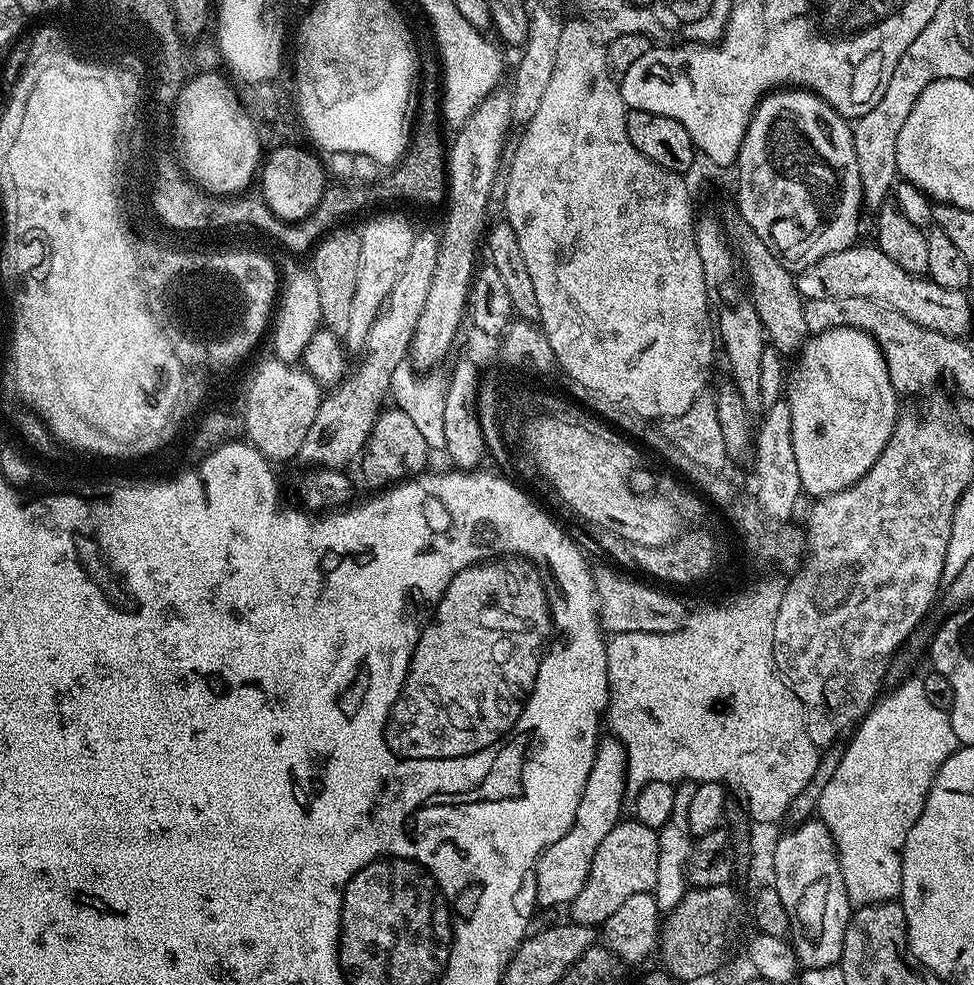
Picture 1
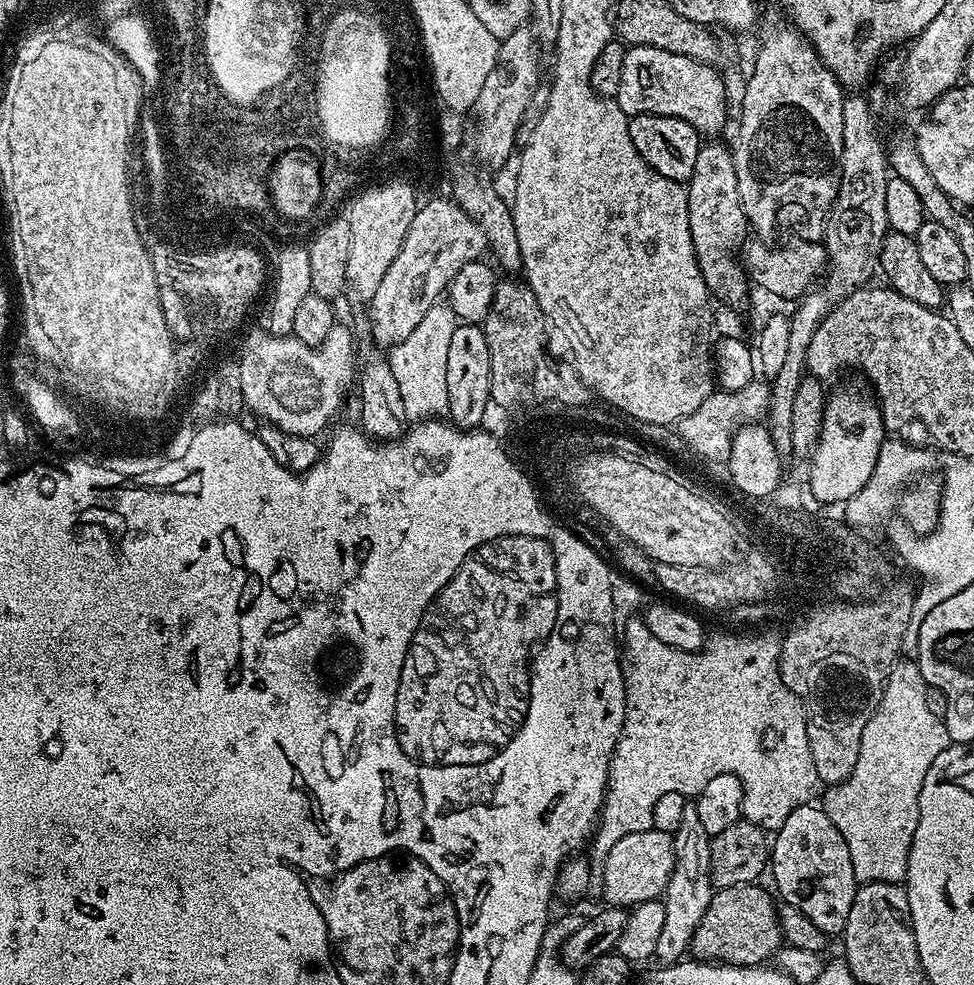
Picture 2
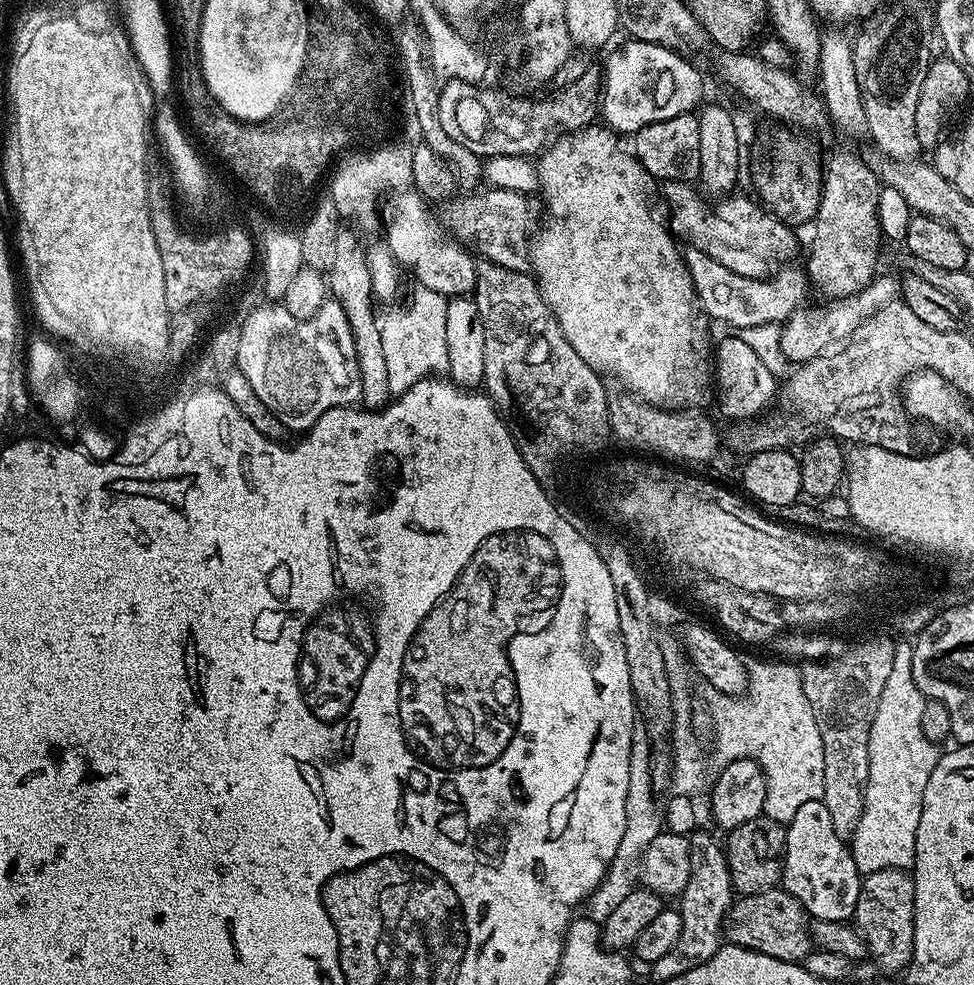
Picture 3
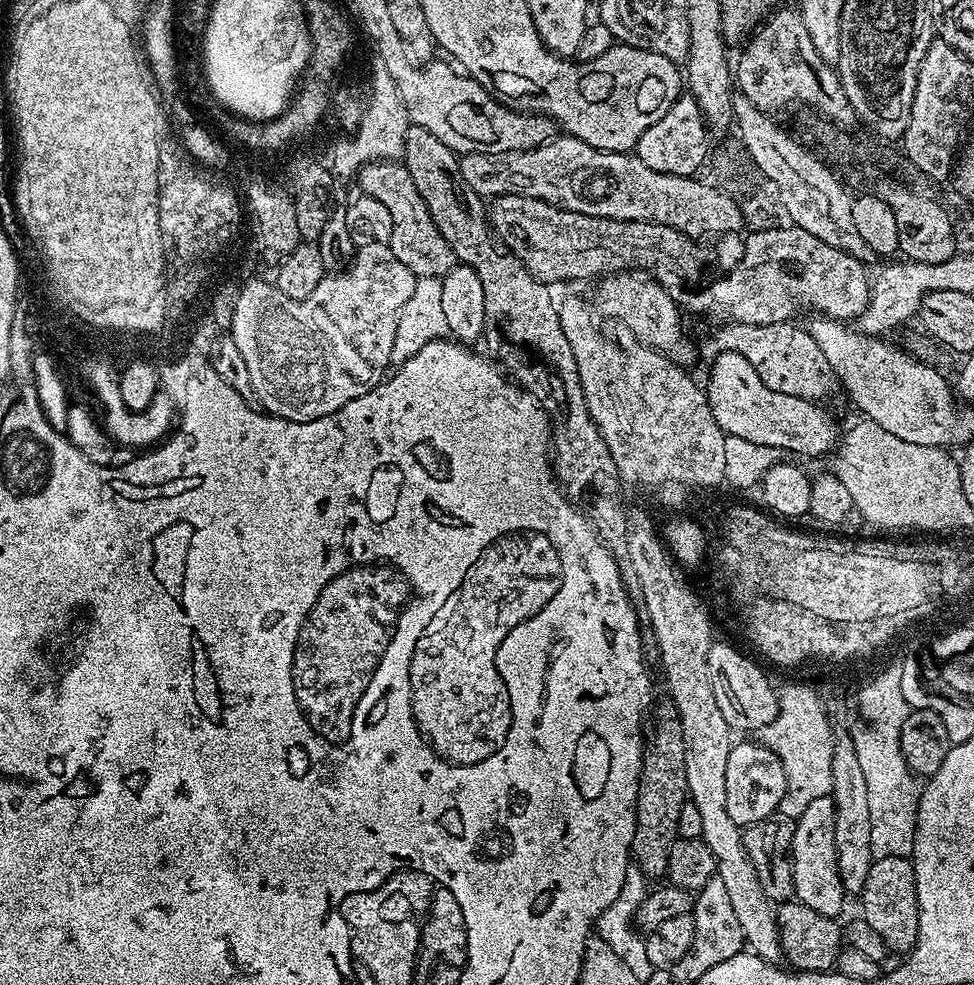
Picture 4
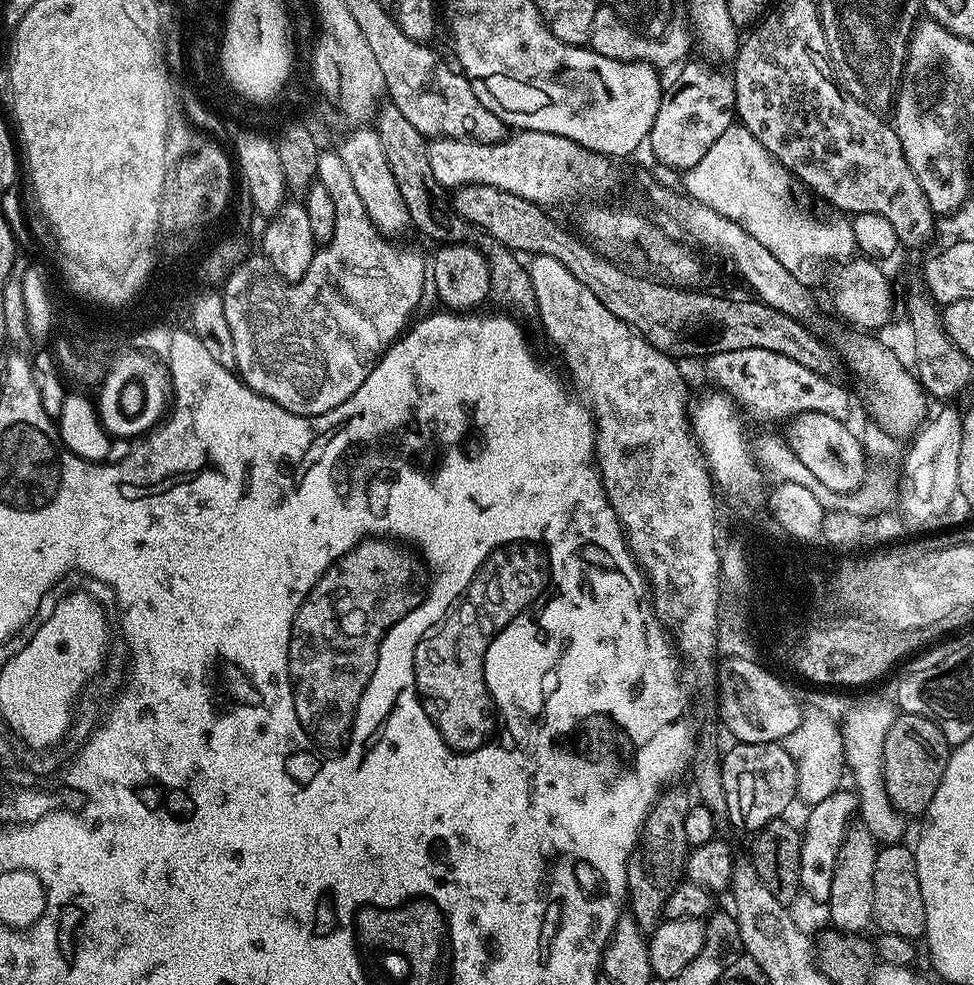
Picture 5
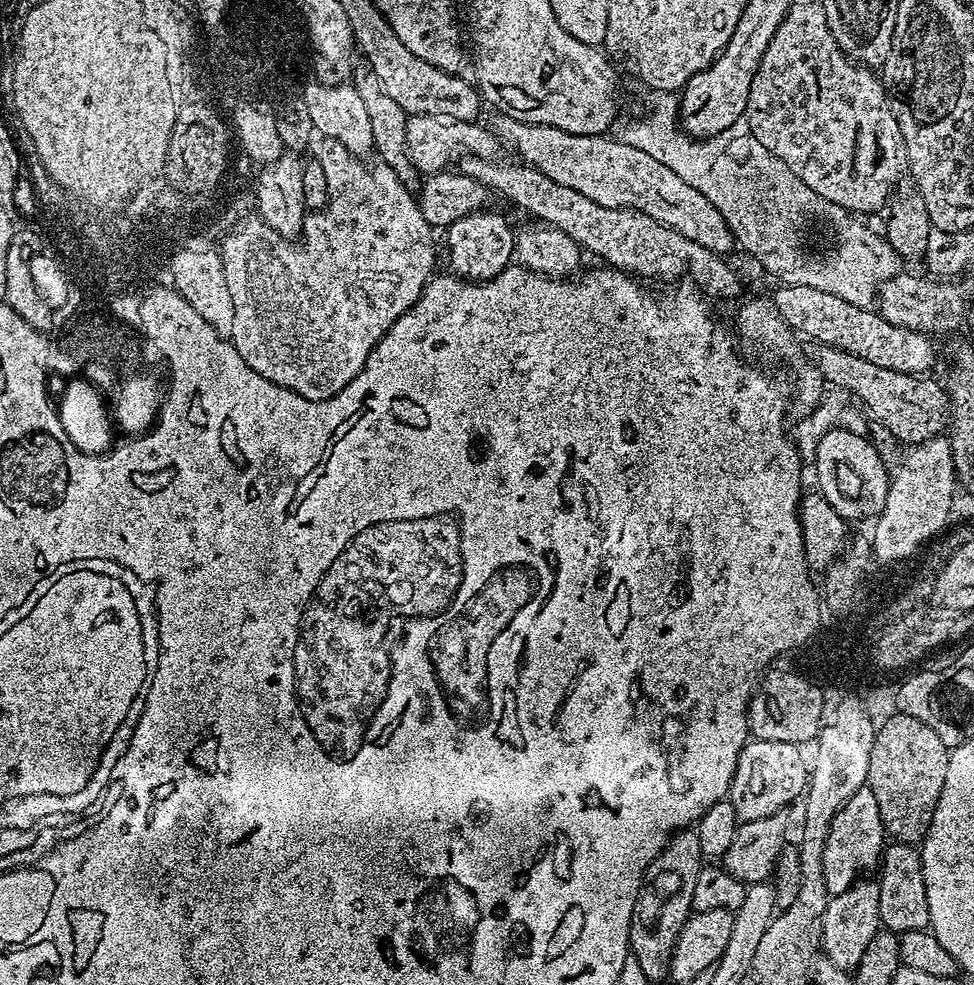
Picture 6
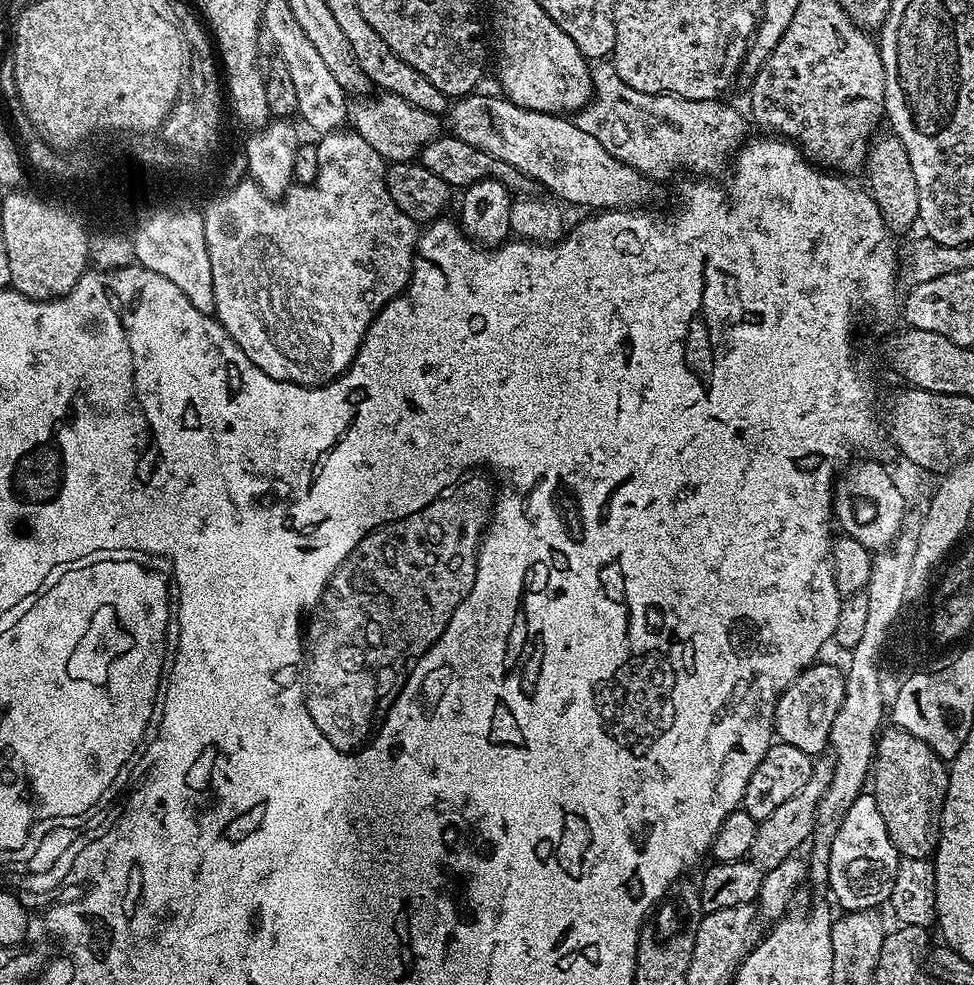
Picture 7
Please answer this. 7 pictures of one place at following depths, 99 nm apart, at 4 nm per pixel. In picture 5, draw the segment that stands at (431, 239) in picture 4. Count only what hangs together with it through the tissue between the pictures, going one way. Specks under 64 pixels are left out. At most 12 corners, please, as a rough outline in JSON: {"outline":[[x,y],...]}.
{"outline":[[355,127],[336,151],[384,236],[411,225],[380,135]]}

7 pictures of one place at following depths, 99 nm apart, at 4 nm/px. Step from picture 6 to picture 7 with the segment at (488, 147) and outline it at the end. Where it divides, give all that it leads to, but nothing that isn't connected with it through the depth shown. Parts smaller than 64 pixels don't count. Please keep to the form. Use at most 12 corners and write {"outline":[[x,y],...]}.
{"outline":[[391,94],[360,98],[350,124],[385,162],[441,131],[437,113]]}

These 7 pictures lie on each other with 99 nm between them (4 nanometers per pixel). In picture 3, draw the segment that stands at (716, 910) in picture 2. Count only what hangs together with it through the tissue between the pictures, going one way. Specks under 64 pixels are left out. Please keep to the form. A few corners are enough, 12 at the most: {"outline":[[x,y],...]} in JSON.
{"outline":[[783,887],[740,896],[726,940],[779,960],[814,951],[810,917]]}

